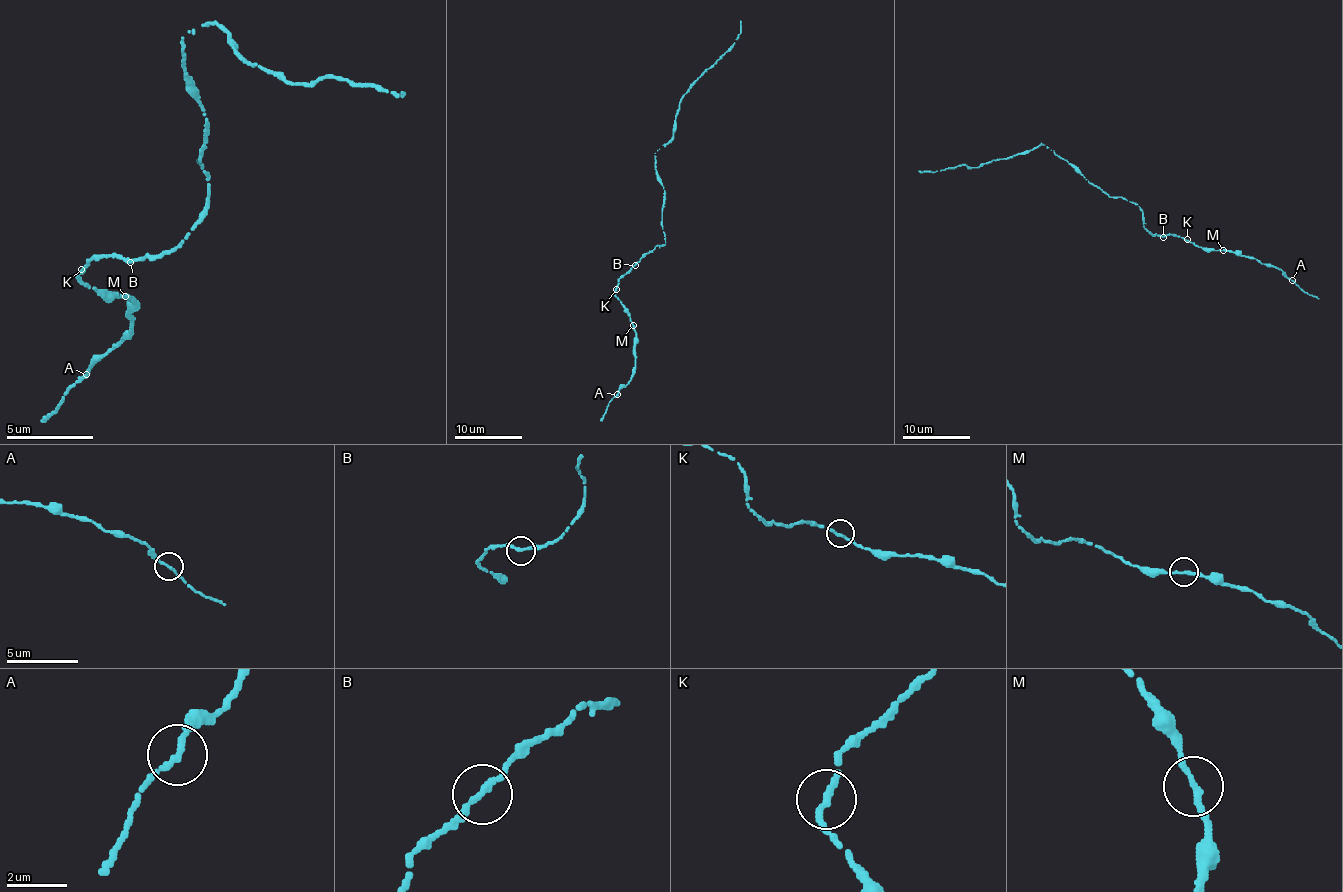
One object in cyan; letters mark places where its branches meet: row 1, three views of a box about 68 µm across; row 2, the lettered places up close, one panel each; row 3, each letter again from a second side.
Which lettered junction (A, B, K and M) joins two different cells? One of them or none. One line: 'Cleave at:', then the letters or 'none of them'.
Cleave at: none of them

